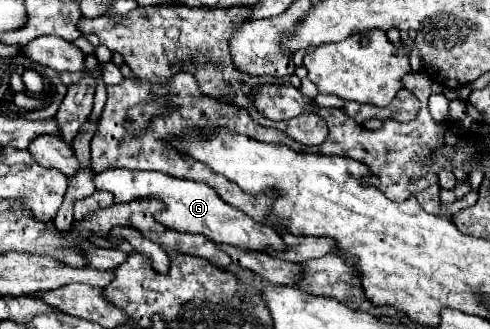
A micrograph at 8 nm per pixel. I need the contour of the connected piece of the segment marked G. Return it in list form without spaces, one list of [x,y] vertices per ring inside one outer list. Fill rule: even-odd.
[[[112,168],[94,176],[95,188],[114,194],[114,202],[134,202],[134,200],[160,200],[164,208],[154,214],[158,222],[178,232],[192,232],[204,234],[216,242],[226,242],[240,246],[244,250],[264,250],[272,246],[274,250],[284,250],[284,242],[272,226],[260,224],[252,220],[242,210],[234,208],[232,204],[224,202],[212,186],[206,182],[194,182],[184,178],[174,178],[162,172],[148,172],[148,170],[126,170],[126,168]]]

